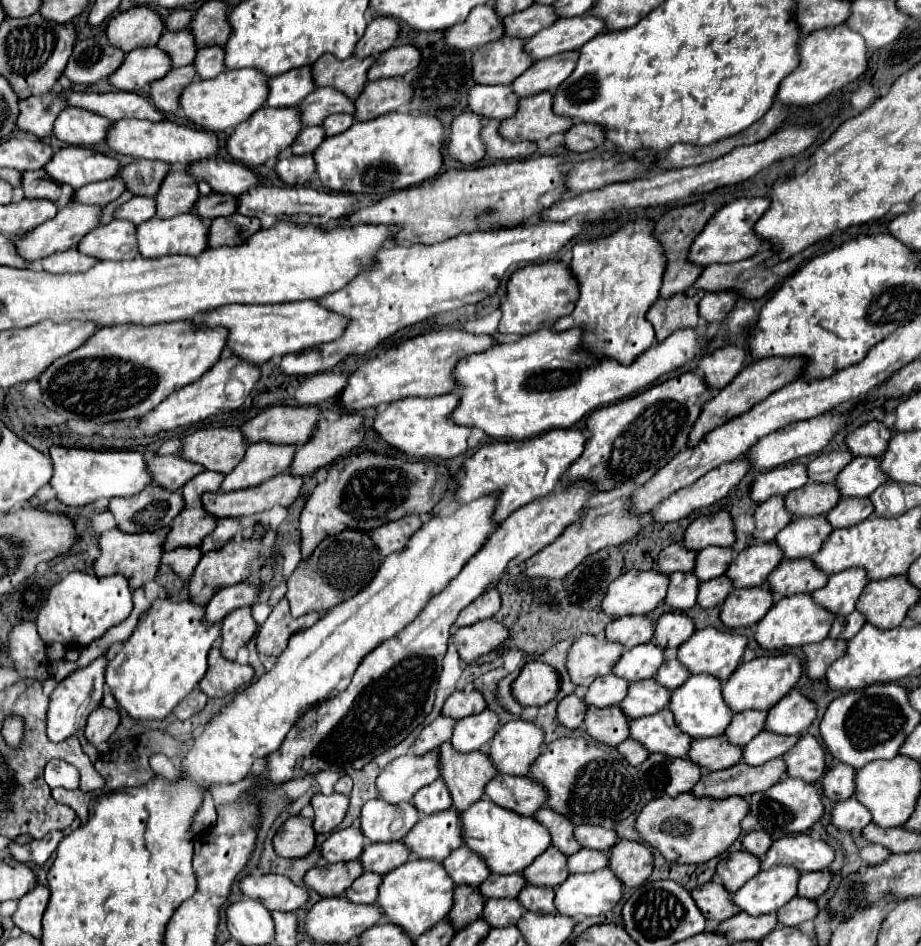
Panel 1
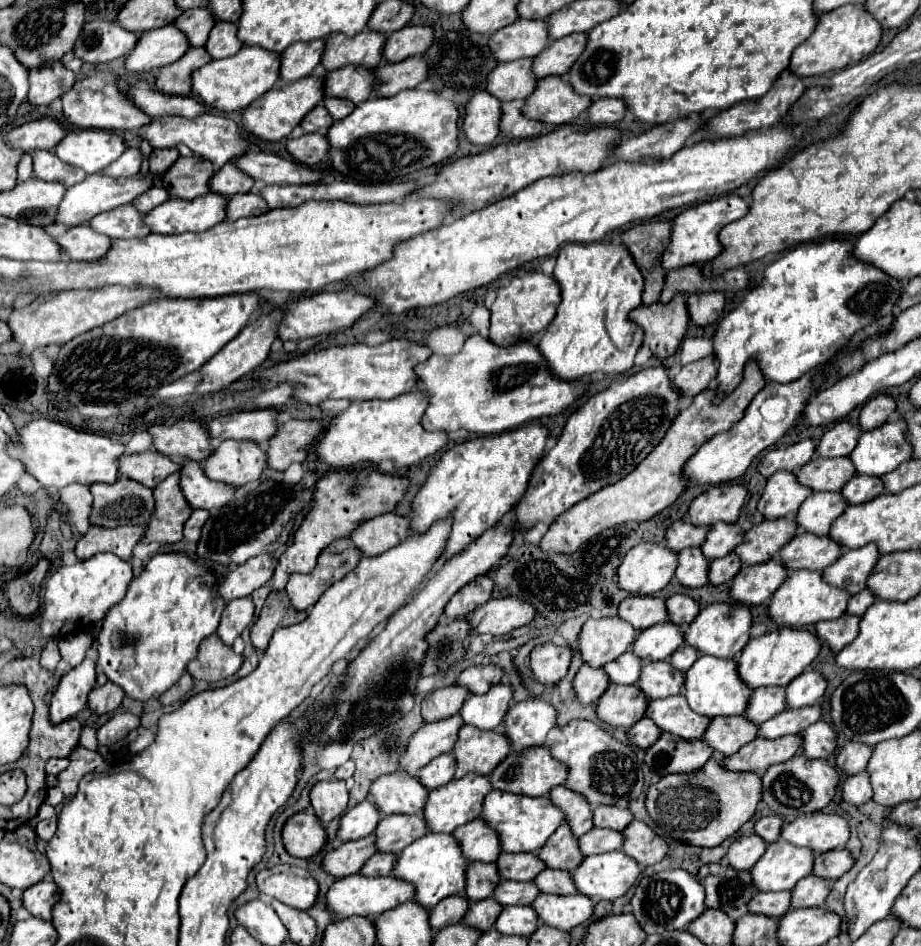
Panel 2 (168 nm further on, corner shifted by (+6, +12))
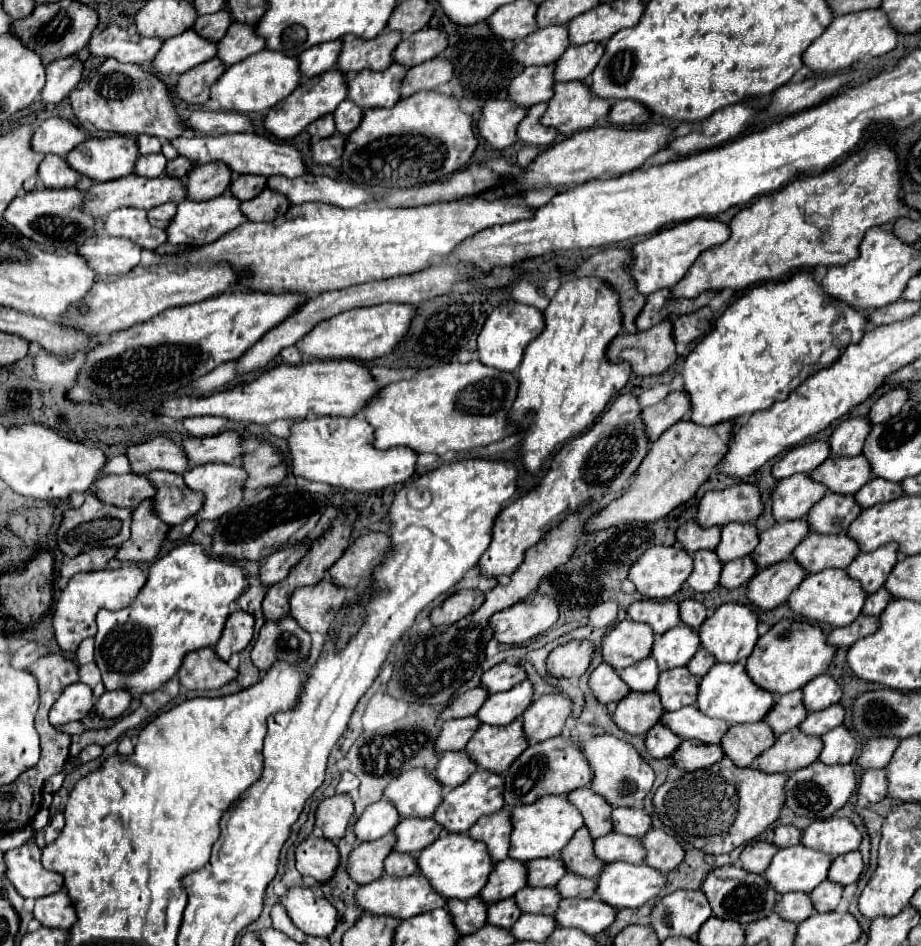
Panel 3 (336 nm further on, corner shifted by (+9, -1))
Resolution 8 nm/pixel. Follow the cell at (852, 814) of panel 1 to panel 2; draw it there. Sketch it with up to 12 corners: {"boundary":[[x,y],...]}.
{"boundary":[[865,771],[847,777],[843,801],[861,807],[873,797]]}

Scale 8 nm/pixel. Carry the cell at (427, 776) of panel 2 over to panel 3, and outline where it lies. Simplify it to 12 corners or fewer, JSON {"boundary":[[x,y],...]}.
{"boundary":[[446,752],[436,778],[446,788],[468,780],[478,764],[464,752]]}

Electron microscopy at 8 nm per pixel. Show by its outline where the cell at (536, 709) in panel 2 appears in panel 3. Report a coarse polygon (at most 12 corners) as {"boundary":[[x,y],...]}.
{"boundary":[[544,694],[522,714],[530,742],[562,732],[572,712],[566,694]]}

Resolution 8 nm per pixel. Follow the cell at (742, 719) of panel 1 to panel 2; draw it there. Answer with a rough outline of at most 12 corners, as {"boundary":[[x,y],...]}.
{"boundary":[[785,687],[751,693],[743,717],[761,725],[785,711]]}

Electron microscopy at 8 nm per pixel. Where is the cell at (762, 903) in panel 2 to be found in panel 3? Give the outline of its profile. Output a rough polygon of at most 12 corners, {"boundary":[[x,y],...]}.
{"boundary":[[788,892],[776,912],[798,924],[814,914],[810,894]]}

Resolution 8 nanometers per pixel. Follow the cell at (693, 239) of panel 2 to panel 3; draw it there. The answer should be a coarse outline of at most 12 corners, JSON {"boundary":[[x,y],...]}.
{"boundary":[[694,218],[630,248],[626,268],[648,296],[676,286],[728,224]]}

